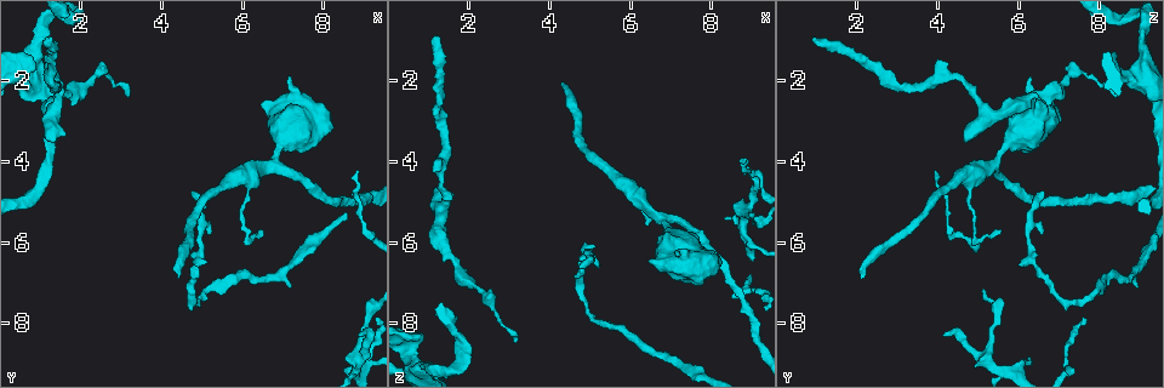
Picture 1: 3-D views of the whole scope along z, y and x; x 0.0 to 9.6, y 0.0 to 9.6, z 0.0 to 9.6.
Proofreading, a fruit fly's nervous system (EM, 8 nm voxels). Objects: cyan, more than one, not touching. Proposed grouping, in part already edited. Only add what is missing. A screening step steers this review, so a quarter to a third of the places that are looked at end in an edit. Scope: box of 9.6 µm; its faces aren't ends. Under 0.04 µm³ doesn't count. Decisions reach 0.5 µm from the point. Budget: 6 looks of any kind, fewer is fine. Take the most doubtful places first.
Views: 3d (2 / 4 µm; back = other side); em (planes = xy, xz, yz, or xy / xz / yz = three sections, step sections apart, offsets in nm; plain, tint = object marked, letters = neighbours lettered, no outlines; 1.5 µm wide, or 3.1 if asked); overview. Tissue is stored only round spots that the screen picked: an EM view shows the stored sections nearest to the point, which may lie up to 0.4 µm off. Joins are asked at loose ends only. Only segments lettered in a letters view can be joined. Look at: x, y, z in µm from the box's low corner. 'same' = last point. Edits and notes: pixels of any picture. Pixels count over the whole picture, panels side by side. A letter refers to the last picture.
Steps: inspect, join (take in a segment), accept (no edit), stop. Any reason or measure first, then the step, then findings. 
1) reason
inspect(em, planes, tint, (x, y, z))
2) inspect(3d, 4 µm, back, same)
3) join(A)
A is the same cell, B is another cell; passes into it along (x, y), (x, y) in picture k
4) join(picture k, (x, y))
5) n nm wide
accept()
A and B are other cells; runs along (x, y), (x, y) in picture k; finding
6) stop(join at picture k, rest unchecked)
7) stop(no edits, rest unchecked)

end of a long branch
inspect(3d, 2 µm, (4.35, 6.95, 2.20))

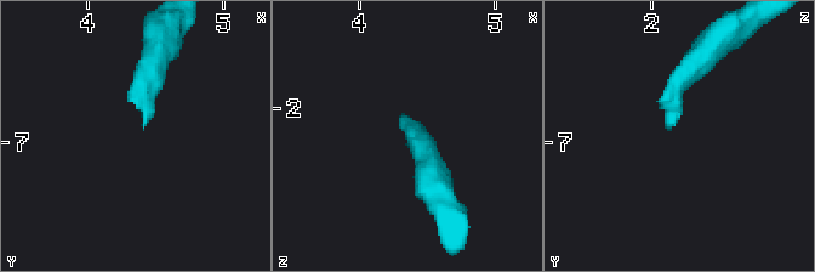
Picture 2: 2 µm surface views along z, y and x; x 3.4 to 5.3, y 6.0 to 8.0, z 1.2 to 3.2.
shape alone is not enough
inspect(em, yz, step 4, tint, (4.38, 6.88, 2.12))

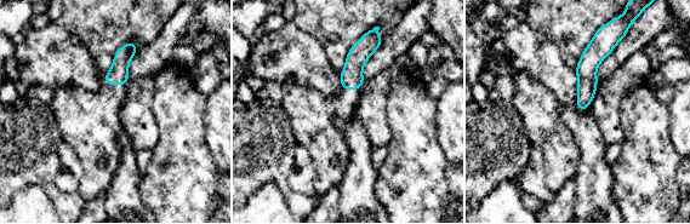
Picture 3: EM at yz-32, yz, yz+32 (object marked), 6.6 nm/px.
inspect(em, planes, letters, same)

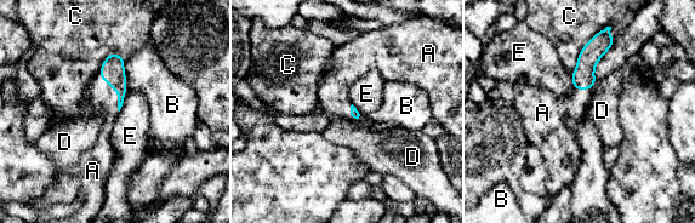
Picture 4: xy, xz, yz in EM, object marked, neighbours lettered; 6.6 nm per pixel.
join(A)
A is the same cell, B, C, D and E are other cells; the neuron continues

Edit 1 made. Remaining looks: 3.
long arm stops here
inspect(3d, 2 µm, (1.25, 0.95, 0.85))

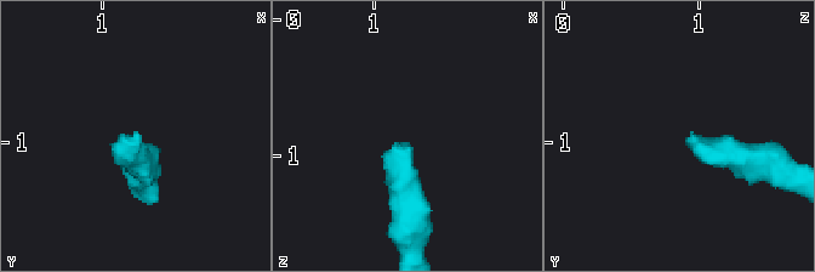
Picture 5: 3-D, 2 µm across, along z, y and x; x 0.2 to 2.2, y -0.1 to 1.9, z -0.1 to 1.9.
need the tissue
inspect(em, yz, step 4, tint, (1.16, 0.98, 0.88))

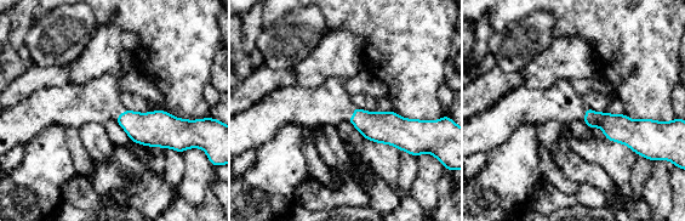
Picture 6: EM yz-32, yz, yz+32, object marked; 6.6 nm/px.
another direction
inspect(em, planes, letters, same)

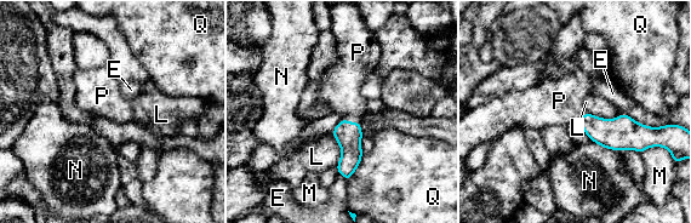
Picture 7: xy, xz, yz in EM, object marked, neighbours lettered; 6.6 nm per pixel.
join(P)
P is the same cell, E, L, M, N and Q are other cells; the neuron continues

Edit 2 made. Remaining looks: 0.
stop(join at picture 4, join at picture 7, rest unchecked)

